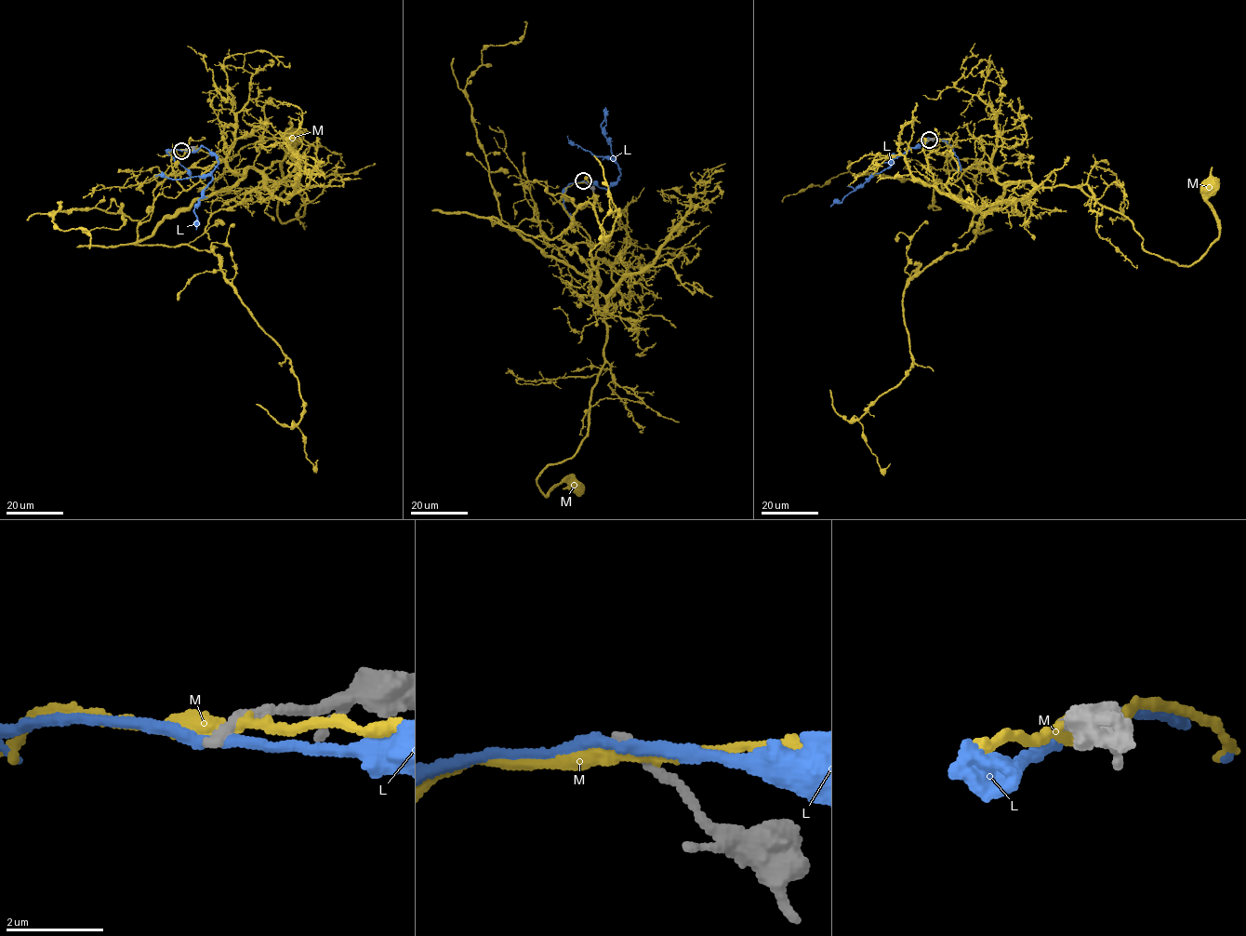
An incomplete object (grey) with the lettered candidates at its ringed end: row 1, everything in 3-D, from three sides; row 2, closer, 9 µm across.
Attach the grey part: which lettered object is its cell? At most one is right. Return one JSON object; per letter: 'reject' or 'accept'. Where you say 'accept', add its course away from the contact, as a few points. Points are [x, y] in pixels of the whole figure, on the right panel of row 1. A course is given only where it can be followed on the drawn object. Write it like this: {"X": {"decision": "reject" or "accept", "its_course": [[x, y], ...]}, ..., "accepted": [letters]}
{"L": {"decision": "reject"}, "M": {"decision": "reject"}, "accepted": []}

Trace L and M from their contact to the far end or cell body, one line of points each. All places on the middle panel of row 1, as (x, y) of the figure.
L: (584, 181), (608, 189), (620, 174), (601, 125), (605, 118), (605, 107)
M: (585, 182), (559, 199), (589, 237), (603, 361), (588, 435), (536, 481), (546, 496), (563, 482), (574, 485)

